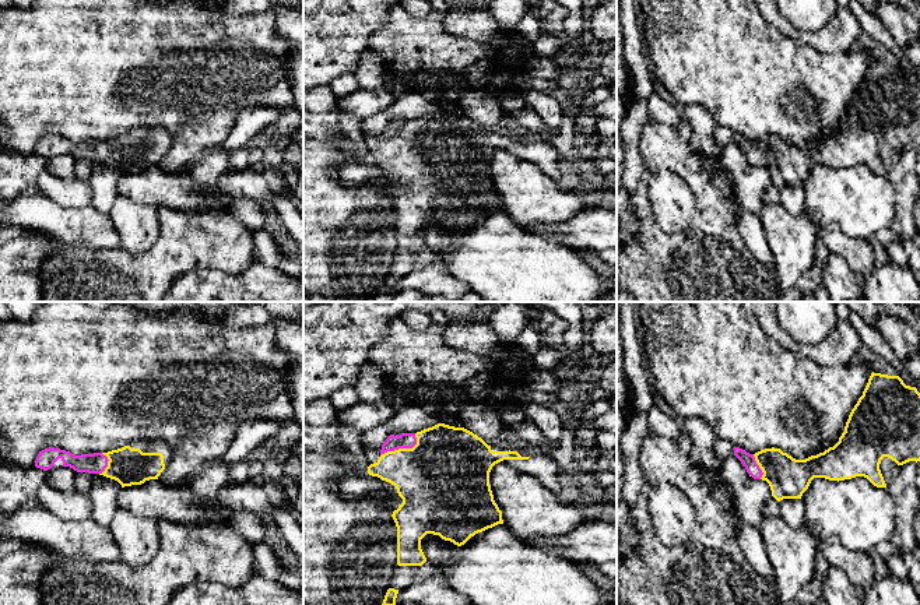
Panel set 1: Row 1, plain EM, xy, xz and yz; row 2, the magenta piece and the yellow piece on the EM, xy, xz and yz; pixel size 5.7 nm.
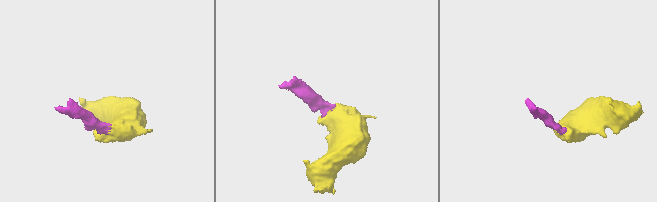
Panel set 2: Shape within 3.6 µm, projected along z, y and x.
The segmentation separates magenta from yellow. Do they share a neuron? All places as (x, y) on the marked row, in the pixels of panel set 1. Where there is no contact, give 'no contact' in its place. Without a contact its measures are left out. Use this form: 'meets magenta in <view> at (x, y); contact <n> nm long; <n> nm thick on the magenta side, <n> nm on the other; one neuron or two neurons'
meets magenta in xz at (403, 447); contact 240 nm long; 100 nm thick on the magenta side, 440 nm on the other; one neuron

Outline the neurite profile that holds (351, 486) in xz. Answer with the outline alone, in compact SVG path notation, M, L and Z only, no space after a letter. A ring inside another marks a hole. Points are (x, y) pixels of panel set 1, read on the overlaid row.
M347 472L337 481L336 488L343 497L350 500L384 500L390 502L393 507L401 504L401 497L394 485L369 474L351 475Z

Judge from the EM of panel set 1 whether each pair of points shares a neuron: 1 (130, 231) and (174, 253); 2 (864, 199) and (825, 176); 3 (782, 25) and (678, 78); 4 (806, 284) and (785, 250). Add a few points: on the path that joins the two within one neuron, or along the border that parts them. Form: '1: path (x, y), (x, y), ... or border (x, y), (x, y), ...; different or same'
1: border (158, 210), (158, 239), (140, 253), (127, 253); different
2: path (854, 197), (845, 196), (835, 186); same
3: border (761, 14), (780, 31), (797, 39); different
4: border (815, 263), (794, 285); different

